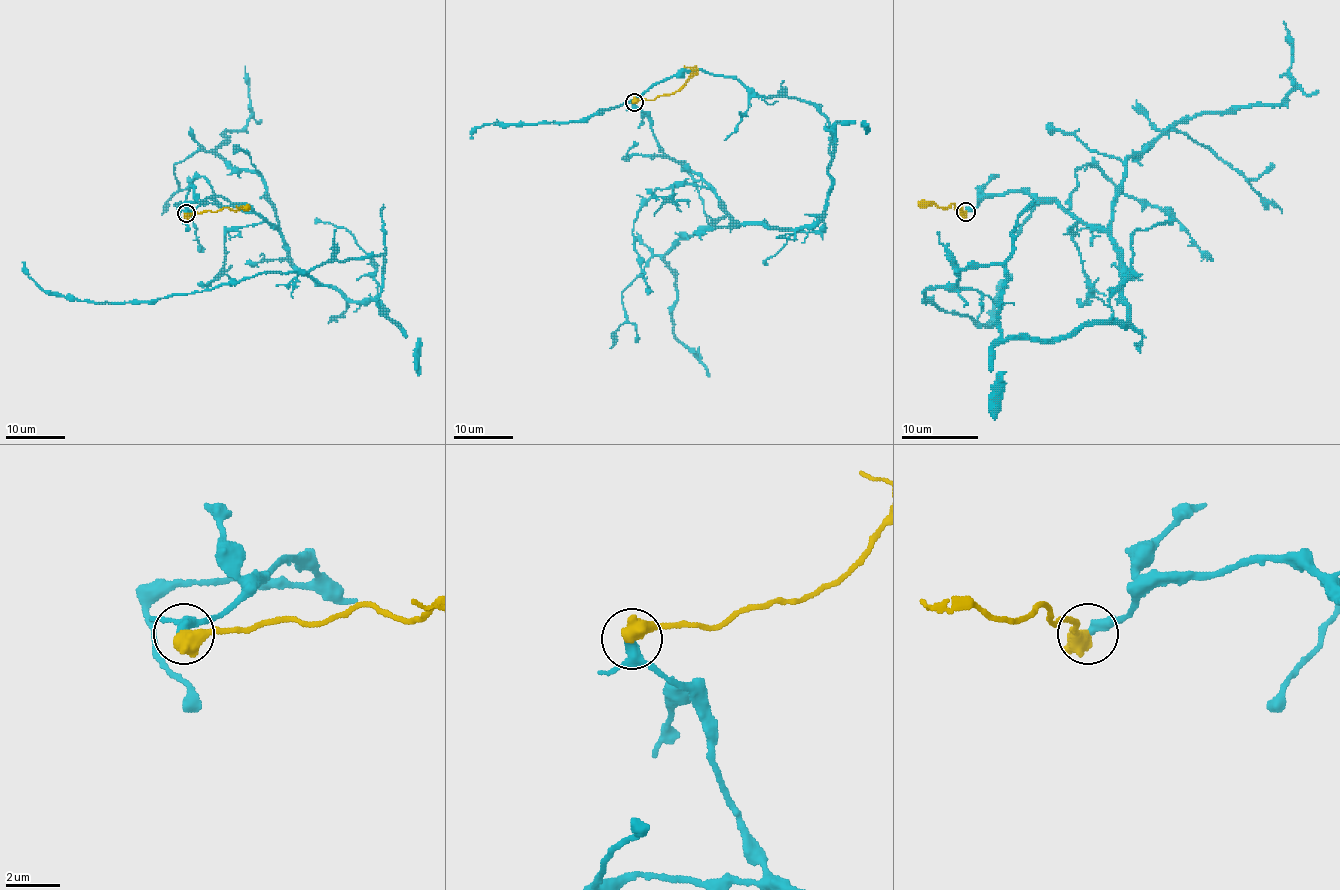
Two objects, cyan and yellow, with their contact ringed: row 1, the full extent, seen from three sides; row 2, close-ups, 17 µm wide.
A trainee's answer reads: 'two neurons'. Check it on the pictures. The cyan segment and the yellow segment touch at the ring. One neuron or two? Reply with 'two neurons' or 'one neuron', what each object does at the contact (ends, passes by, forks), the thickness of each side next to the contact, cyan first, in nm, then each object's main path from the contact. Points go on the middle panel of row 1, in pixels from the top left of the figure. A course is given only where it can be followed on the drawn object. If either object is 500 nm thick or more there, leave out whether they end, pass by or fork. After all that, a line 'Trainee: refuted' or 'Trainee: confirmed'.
one neuron; calibres 280 and 650 nm; course cyan (633, 103), (735, 220), (797, 229), (822, 214), (833, 126), (812, 104), (700, 70), (587, 118), (470, 138); course yellow (633, 103), (678, 91), (691, 71), (684, 65)
Trainee: refuted

